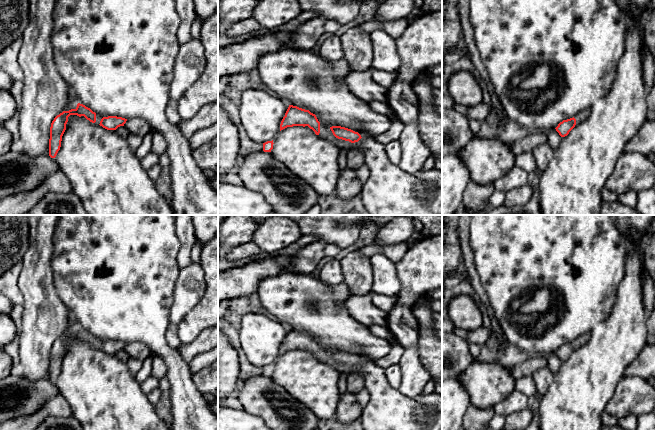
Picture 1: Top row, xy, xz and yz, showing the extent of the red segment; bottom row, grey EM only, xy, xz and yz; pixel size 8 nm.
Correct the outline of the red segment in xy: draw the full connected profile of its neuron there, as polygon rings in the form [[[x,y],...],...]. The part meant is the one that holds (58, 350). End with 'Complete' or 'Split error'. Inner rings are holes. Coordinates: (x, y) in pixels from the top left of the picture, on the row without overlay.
[[[78,327],[75,333],[63,335],[51,347],[49,363],[49,380],[51,382],[55,382],[60,374],[62,360],[66,354],[66,348],[70,339],[84,340],[90,346],[100,349],[107,354],[116,354],[118,351],[124,350],[127,345],[127,343],[117,340],[102,341],[85,329]]]. Split error

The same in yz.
[[[590,333],[582,334],[573,342],[563,344],[562,346],[560,346],[555,353],[561,361],[565,361],[577,348],[585,344],[589,340],[589,338]]]. Split error

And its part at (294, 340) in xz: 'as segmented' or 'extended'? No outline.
extended

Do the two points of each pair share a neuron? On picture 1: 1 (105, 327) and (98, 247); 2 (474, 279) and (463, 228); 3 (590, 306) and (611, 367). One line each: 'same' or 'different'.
1: same
2: same
3: different

